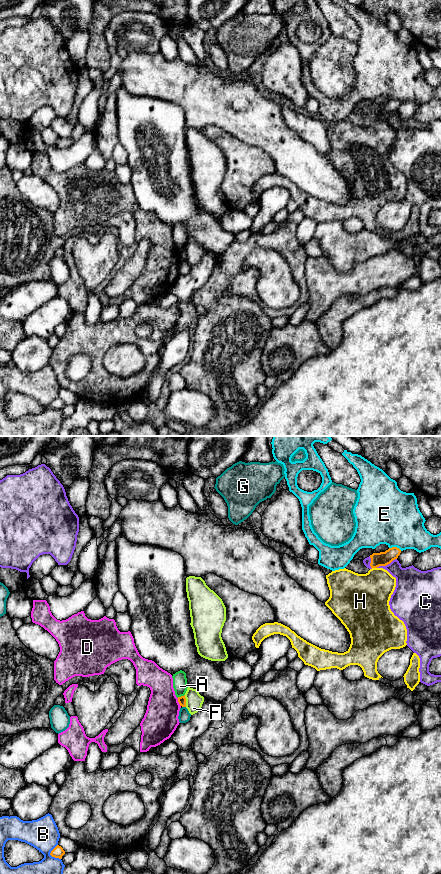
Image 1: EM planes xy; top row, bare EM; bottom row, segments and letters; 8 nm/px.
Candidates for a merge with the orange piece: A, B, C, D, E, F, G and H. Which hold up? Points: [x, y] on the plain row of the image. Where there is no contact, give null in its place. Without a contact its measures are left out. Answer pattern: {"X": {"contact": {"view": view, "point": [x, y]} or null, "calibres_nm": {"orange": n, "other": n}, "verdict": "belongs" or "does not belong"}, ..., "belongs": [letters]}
{"A": {"contact": {"view": "xy", "point": [181, 248]}, "calibres_nm": {"orange": 60, "other": 110}, "verdict": "does not belong"}, "B": {"contact": {"view": "xy", "point": [50, 406]}, "calibres_nm": {"orange": 90, "other": 320}, "verdict": "does not belong"}, "C": {"contact": {"view": "xy", "point": [386, 116]}, "calibres_nm": {"orange": 110, "other": 240}, "verdict": "does not belong"}, "D": {"contact": {"view": "xy", "point": [178, 253]}, "calibres_nm": {"orange": 60, "other": 280}, "verdict": "does not belong"}, "E": {"contact": {"view": "xy", "point": [395, 99]}, "calibres_nm": {"orange": 110, "other": 440}, "verdict": "does not belong"}, "F": {"contact": {"view": "xy", "point": [185, 253]}, "calibres_nm": {"orange": 60, "other": 140}, "verdict": "does not belong"}, "G": {"contact": {"view": "xy", "point": [184, 258]}, "calibres_nm": {"orange": 60, "other": 100}, "verdict": "does not belong"}, "H": {"contact": {"view": "xy", "point": [374, 119]}, "calibres_nm": {"orange": 110, "other": 380}, "verdict": "does not belong"}, "belongs": []}

